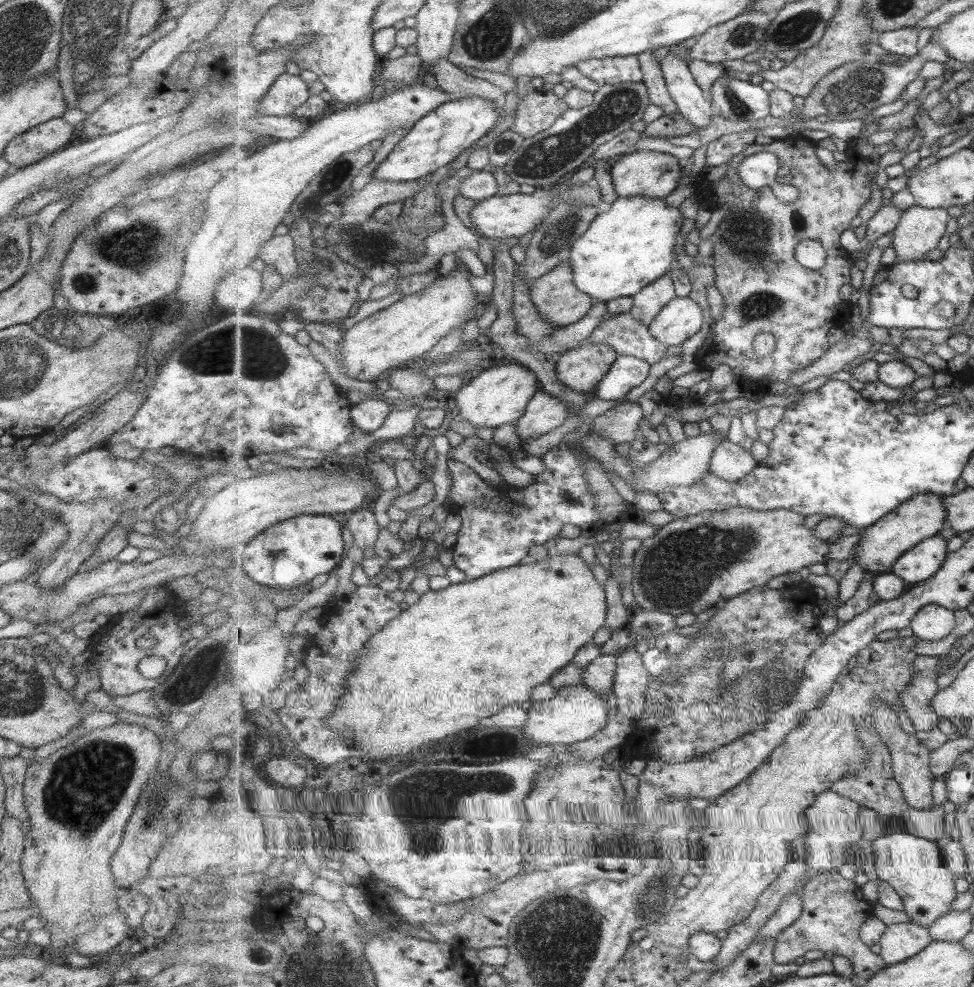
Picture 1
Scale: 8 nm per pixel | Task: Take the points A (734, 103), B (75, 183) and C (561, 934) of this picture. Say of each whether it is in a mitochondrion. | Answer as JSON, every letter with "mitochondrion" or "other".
{"A":"mitochondrion","B":"other","C":"mitochondrion"}

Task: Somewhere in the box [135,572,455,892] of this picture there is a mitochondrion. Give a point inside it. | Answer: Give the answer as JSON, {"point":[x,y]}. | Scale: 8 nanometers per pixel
{"point":[152,809]}

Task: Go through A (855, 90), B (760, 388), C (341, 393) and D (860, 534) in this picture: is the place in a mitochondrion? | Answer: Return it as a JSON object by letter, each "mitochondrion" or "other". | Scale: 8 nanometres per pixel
{"A":"mitochondrion","B":"other","C":"other","D":"other"}

